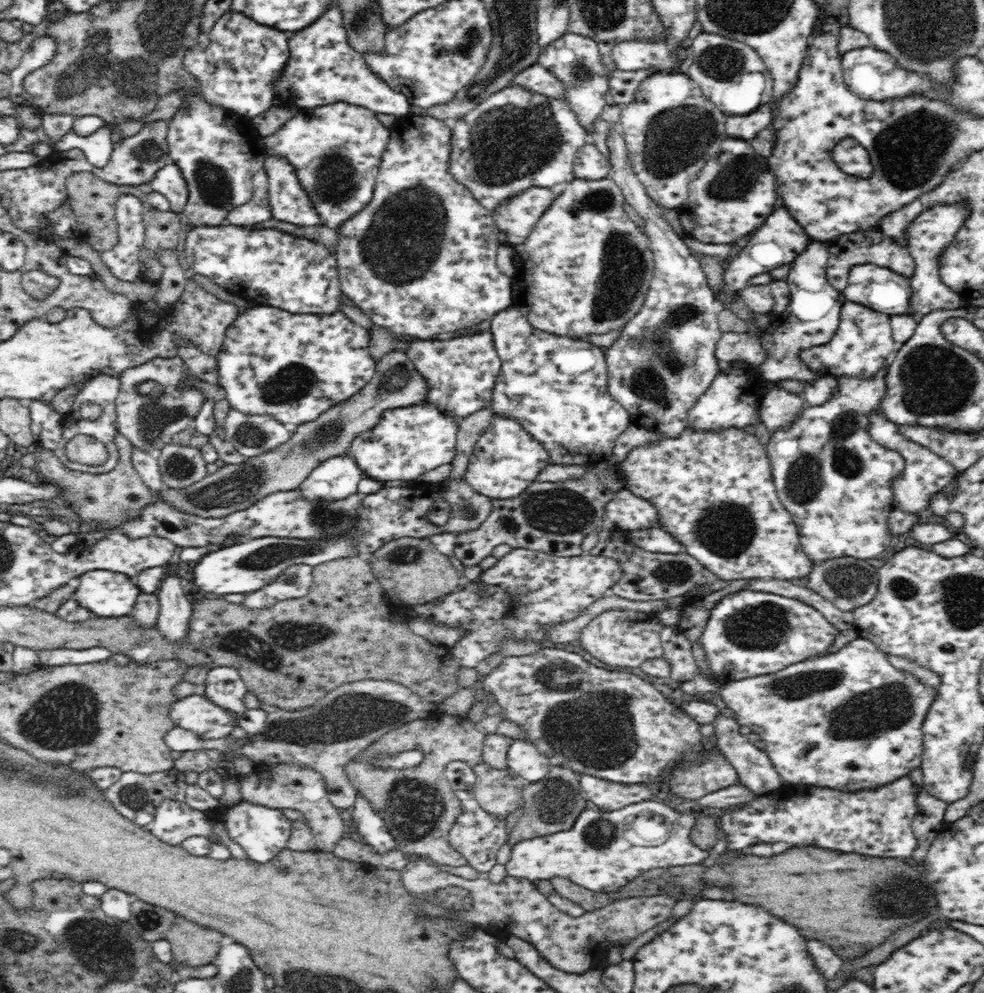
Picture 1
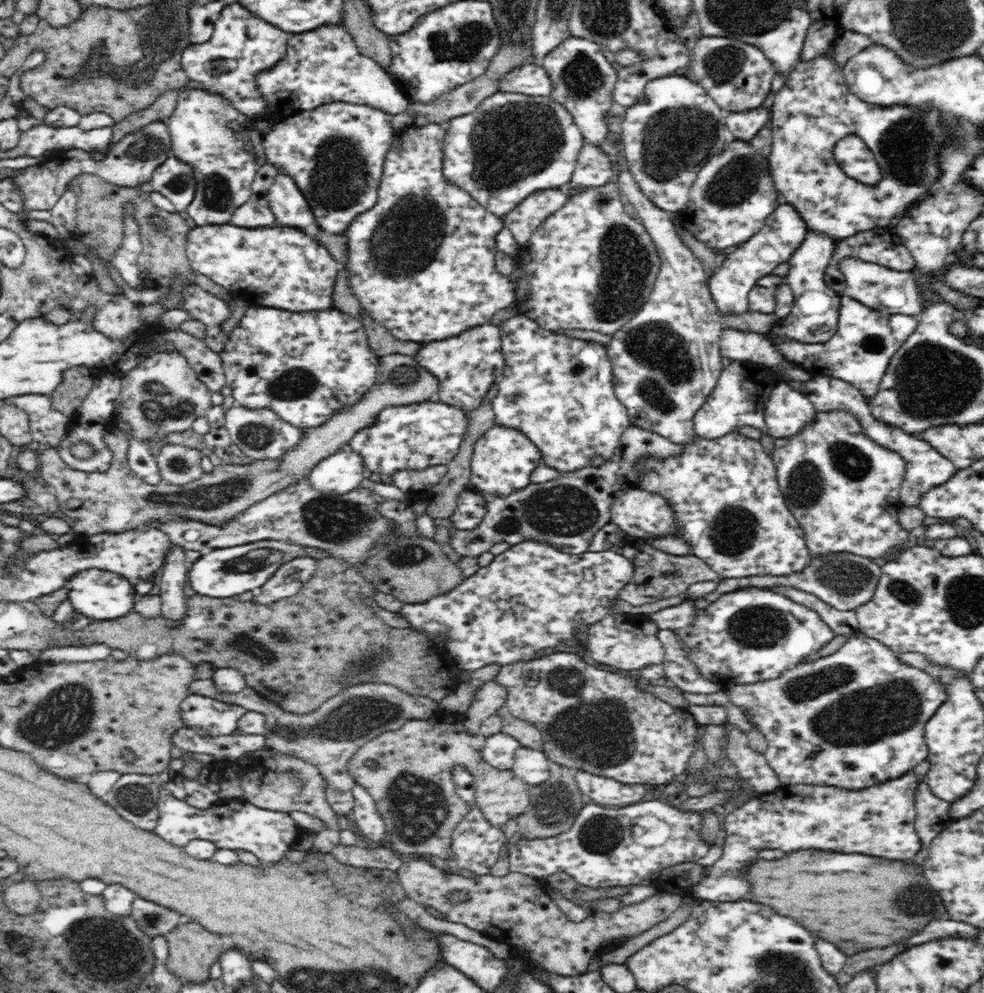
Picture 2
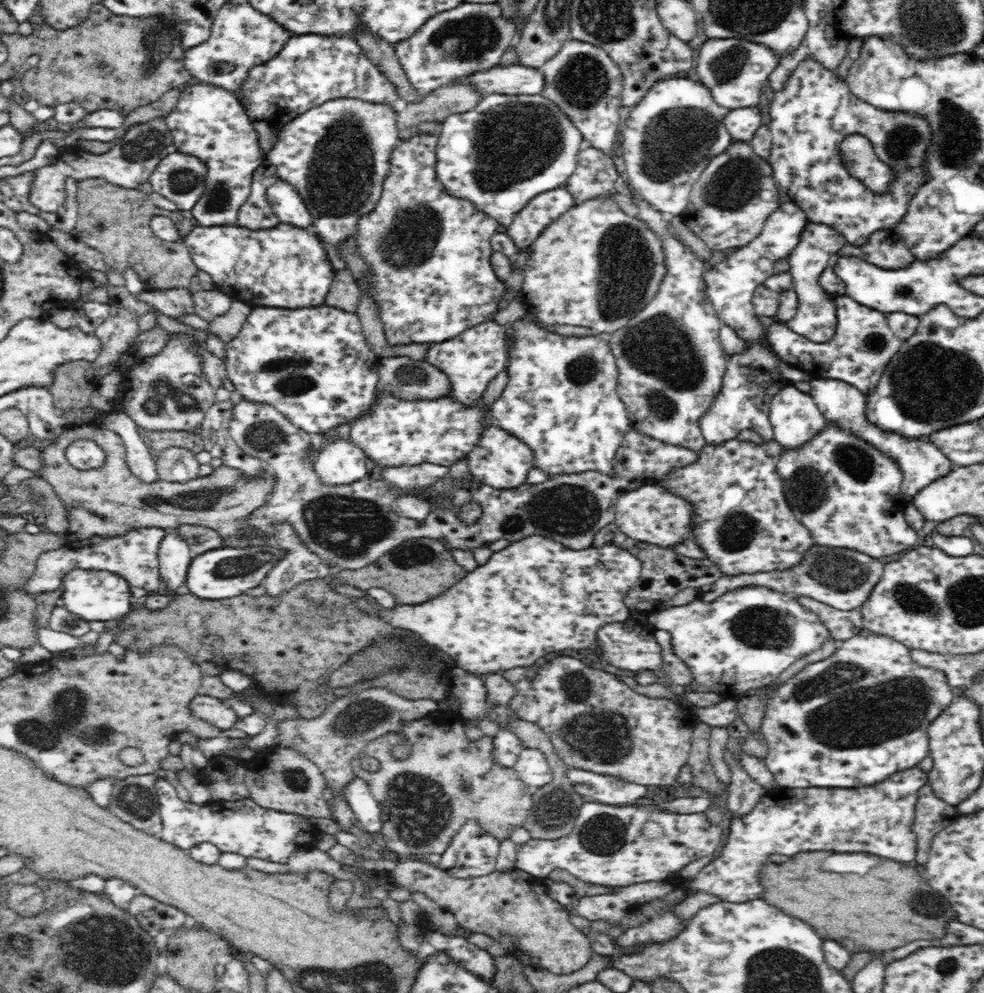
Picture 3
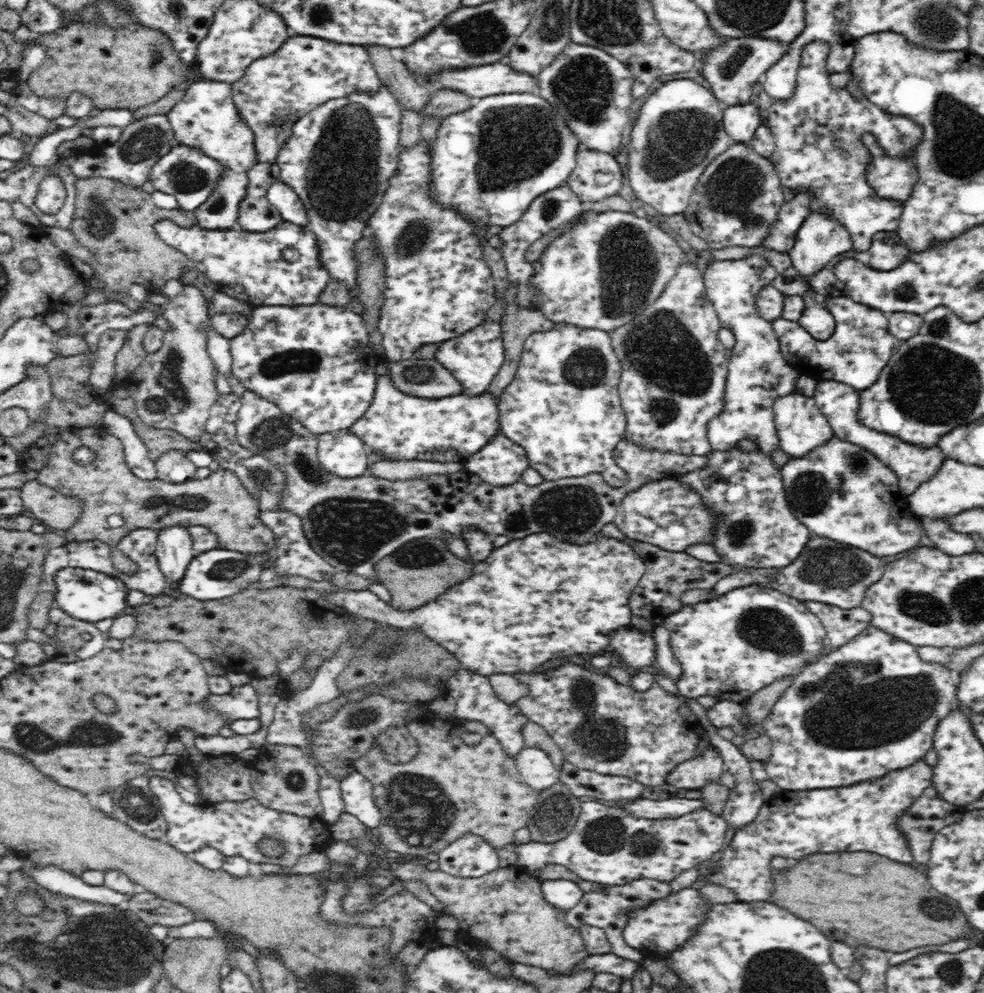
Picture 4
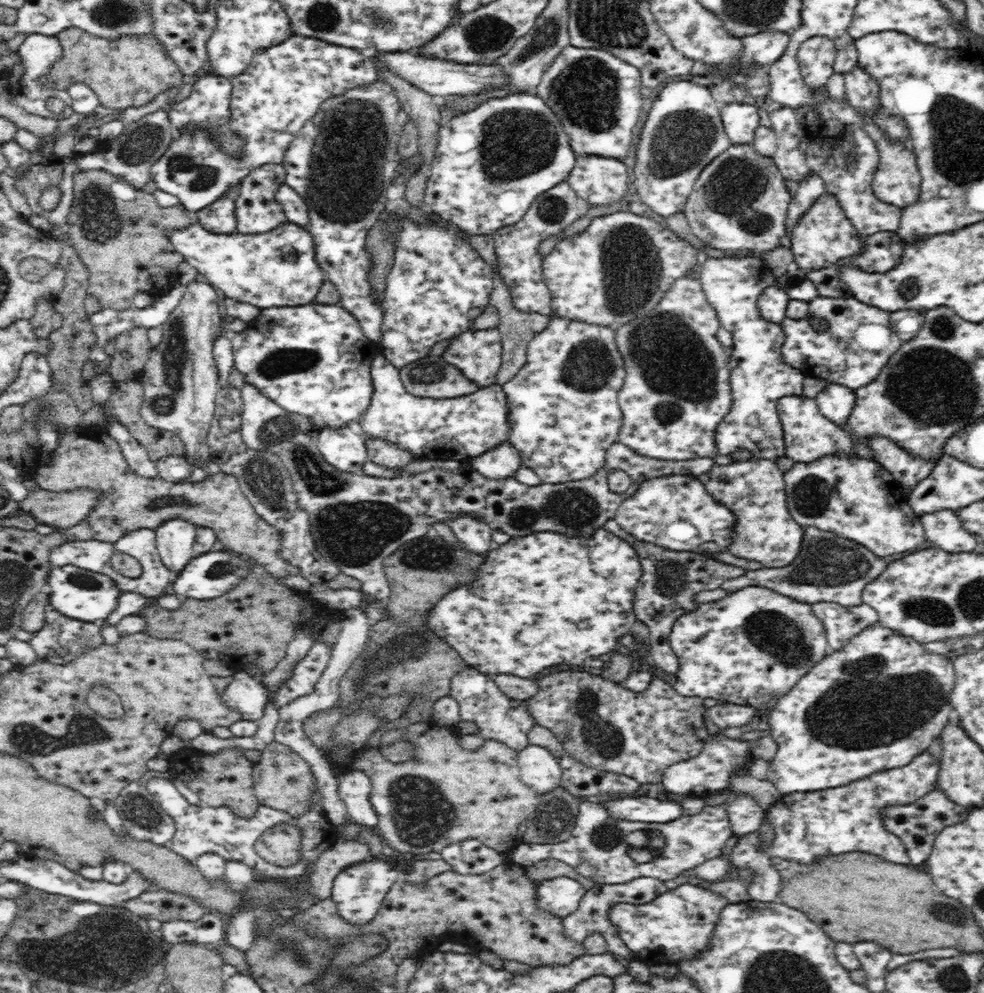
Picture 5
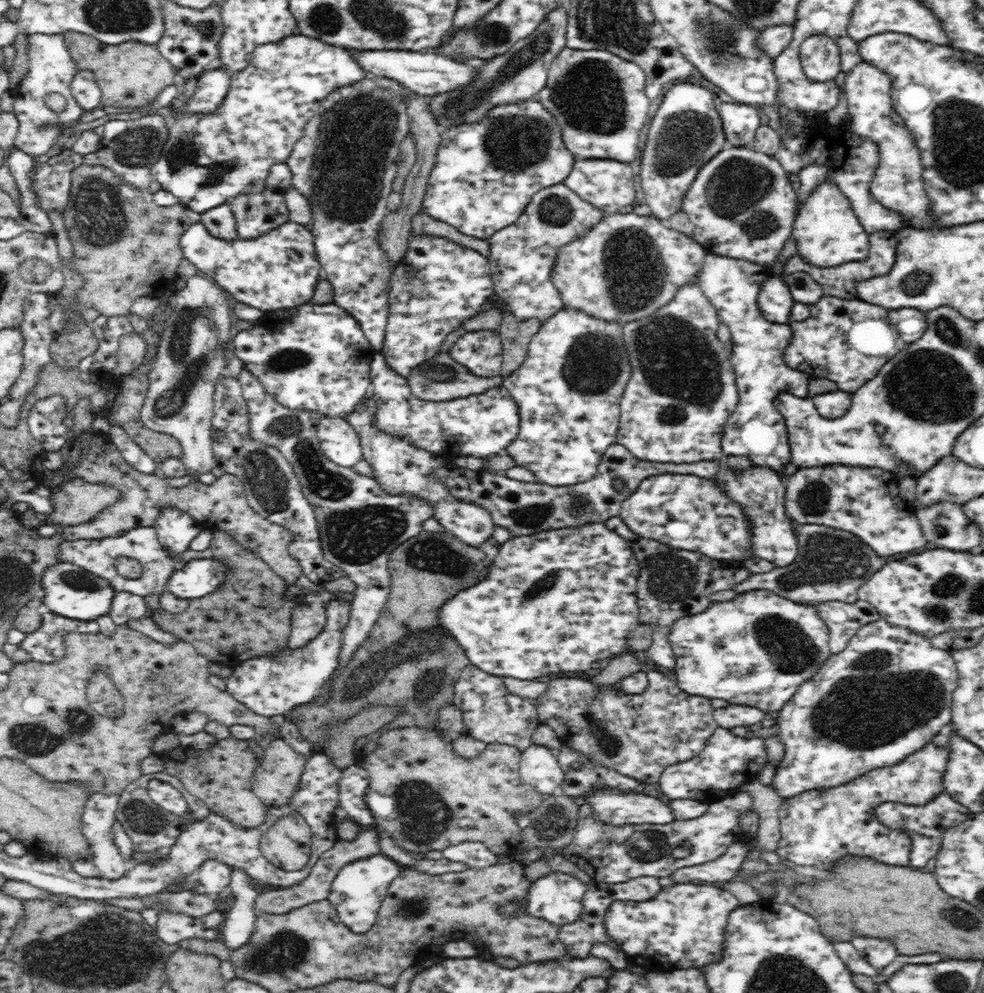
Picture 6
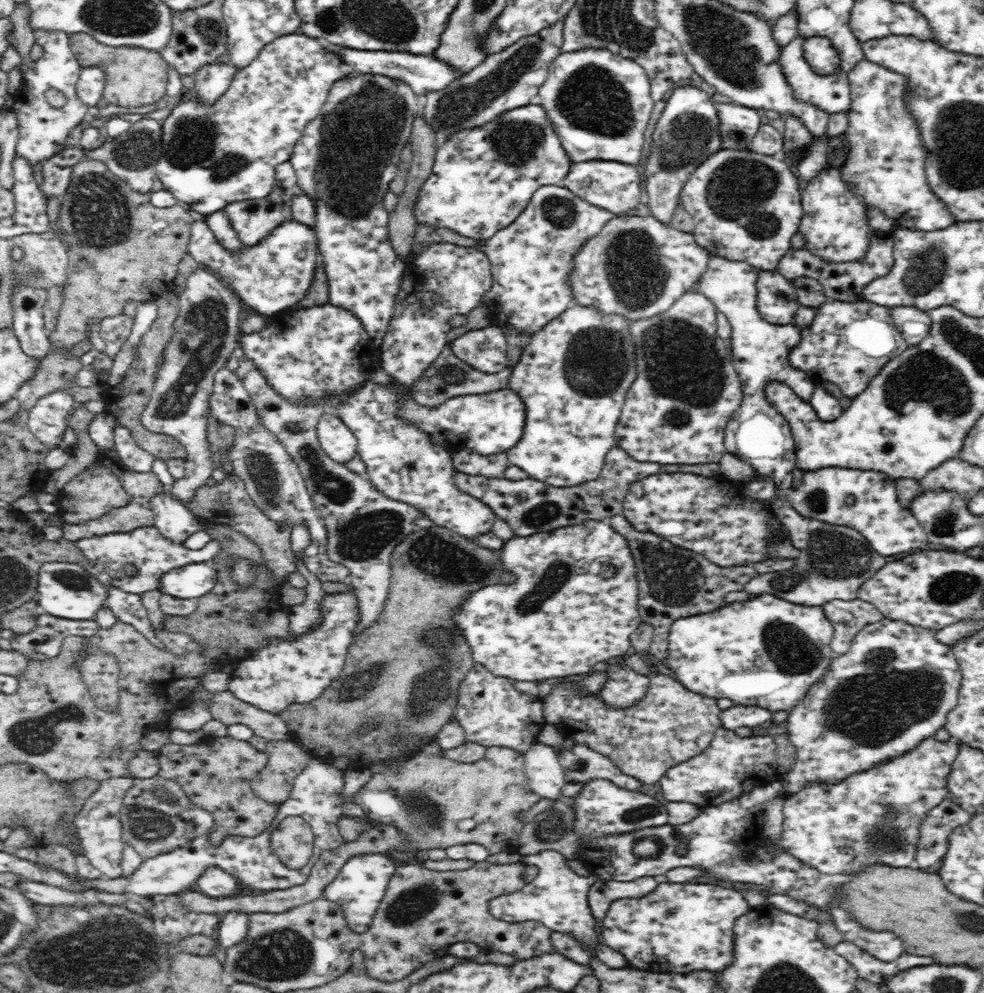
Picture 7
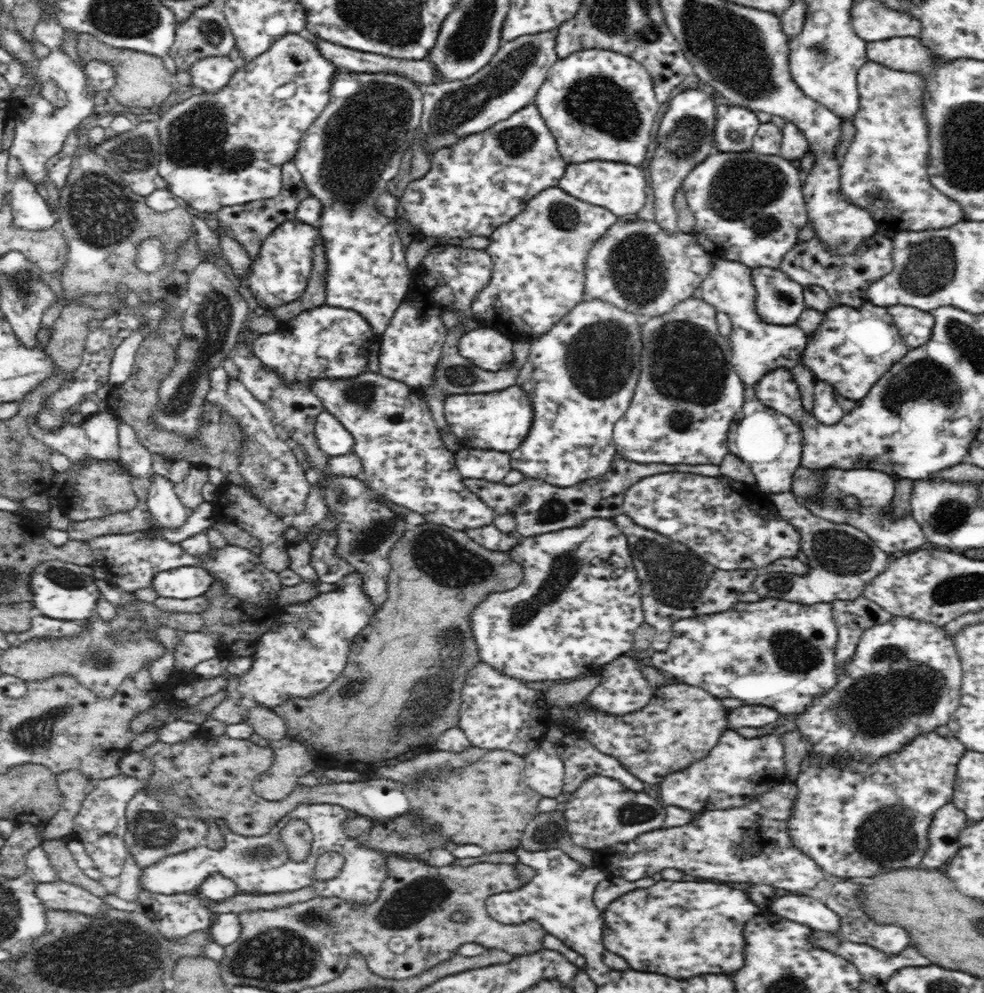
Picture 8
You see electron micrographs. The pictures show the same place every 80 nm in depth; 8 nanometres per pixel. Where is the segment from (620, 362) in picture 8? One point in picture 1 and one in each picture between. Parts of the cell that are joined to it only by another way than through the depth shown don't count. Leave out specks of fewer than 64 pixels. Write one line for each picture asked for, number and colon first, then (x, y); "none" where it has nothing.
1: (555, 386)
2: (557, 390)
3: (561, 400)
4: (563, 407)
5: (563, 415)
6: (567, 391)
7: (573, 377)

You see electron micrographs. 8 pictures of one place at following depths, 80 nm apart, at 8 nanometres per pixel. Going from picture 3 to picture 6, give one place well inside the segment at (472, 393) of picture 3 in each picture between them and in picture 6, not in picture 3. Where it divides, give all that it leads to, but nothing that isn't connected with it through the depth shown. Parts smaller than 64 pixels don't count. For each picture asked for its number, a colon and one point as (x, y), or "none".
4: (475, 357)
5: (476, 353)
6: (480, 352)

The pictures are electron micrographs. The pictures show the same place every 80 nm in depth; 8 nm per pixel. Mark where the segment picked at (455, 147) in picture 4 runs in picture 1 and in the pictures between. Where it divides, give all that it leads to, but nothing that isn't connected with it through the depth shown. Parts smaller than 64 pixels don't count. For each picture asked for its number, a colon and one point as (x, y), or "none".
1: (516, 139)
2: (510, 146)
3: (510, 148)

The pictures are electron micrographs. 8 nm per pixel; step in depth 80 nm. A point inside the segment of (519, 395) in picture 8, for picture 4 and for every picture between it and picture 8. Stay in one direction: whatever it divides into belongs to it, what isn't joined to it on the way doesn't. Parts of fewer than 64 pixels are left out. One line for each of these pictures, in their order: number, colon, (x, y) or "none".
4: (396, 426)
5: (460, 428)
6: (481, 425)
7: (488, 424)

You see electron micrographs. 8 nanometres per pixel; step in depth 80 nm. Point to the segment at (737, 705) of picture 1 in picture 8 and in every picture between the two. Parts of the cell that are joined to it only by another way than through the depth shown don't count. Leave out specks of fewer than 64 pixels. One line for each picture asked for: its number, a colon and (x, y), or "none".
2: (854, 719)
3: (861, 715)
4: (870, 707)
5: (880, 701)
6: (885, 696)
7: (894, 688)
8: (904, 679)

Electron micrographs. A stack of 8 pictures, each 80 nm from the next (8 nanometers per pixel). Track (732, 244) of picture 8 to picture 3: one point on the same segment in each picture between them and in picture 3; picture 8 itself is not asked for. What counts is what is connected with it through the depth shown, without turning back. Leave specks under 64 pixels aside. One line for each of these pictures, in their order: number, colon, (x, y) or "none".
3: (730, 202)
4: (737, 197)
5: (739, 202)
6: (742, 205)
7: (746, 206)

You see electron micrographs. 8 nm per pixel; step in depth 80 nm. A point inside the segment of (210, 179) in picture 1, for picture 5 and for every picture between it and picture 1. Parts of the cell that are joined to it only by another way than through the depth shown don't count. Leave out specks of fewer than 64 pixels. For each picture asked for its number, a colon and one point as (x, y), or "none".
2: (223, 147)
3: (209, 123)
4: (206, 118)
5: (207, 109)

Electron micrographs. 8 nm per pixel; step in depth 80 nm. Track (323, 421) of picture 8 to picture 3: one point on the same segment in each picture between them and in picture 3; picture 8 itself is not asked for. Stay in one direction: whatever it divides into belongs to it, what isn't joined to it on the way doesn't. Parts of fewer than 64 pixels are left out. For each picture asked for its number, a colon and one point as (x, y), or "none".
3: (340, 462)
4: (346, 456)
5: (345, 448)
6: (338, 440)
7: (337, 440)

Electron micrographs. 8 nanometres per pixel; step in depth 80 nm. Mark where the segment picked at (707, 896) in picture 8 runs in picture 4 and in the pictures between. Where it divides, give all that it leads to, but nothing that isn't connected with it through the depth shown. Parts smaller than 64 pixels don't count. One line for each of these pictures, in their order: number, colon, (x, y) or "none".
4: (668, 922)
5: (674, 926)
6: (682, 927)
7: (679, 927)

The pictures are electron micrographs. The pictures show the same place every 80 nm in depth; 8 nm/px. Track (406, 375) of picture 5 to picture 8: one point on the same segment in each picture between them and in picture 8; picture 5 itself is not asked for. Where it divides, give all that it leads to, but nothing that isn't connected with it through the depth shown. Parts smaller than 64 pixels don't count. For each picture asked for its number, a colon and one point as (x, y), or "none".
6: (439, 378)
7: (447, 377)
8: (453, 375)

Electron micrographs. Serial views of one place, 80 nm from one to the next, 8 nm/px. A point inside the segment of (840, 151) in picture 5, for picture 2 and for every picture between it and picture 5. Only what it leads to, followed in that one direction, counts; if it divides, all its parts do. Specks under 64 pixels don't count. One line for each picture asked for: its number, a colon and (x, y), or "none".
2: (815, 109)
3: (815, 111)
4: (817, 132)

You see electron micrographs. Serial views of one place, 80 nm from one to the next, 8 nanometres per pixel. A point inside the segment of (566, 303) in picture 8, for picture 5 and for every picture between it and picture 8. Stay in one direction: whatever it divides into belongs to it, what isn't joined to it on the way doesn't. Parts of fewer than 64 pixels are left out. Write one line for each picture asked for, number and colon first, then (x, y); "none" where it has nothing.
5: (519, 263)
6: (522, 255)
7: (529, 259)

